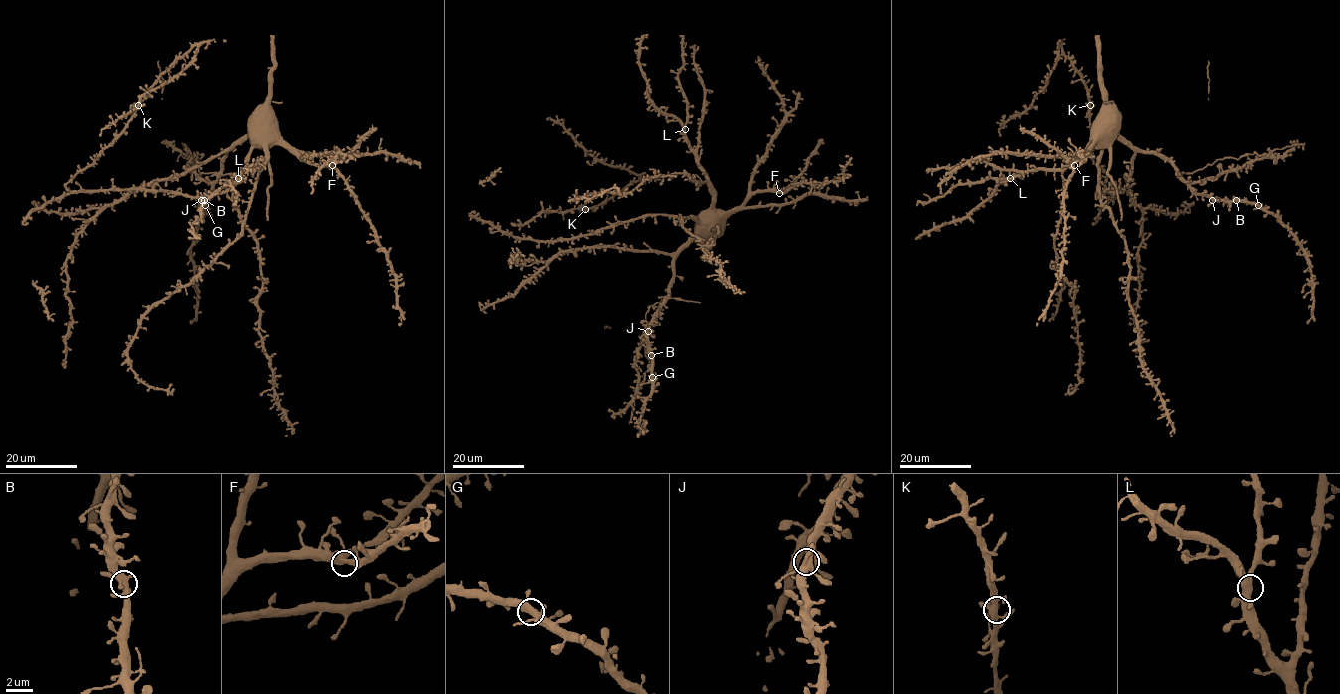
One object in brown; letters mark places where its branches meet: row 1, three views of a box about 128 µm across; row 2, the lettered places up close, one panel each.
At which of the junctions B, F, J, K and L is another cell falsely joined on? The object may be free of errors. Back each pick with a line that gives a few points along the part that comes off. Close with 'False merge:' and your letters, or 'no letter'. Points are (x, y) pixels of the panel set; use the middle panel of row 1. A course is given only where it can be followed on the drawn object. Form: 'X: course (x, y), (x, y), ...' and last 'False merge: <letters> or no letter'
False merge: no letter

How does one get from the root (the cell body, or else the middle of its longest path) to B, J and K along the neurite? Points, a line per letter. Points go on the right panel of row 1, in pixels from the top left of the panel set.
B: (1106, 191), (1095, 195), (1098, 161), (1103, 147), (1118, 137), (1139, 151), (1161, 153), (1195, 192), (1236, 200)
J: (1106, 191), (1095, 195), (1098, 161), (1103, 147), (1118, 137), (1139, 151), (1158, 152), (1195, 192), (1212, 200)
K: (1106, 191), (1121, 191), (1116, 195), (1107, 191), (1106, 174), (1093, 161), (1090, 105)

